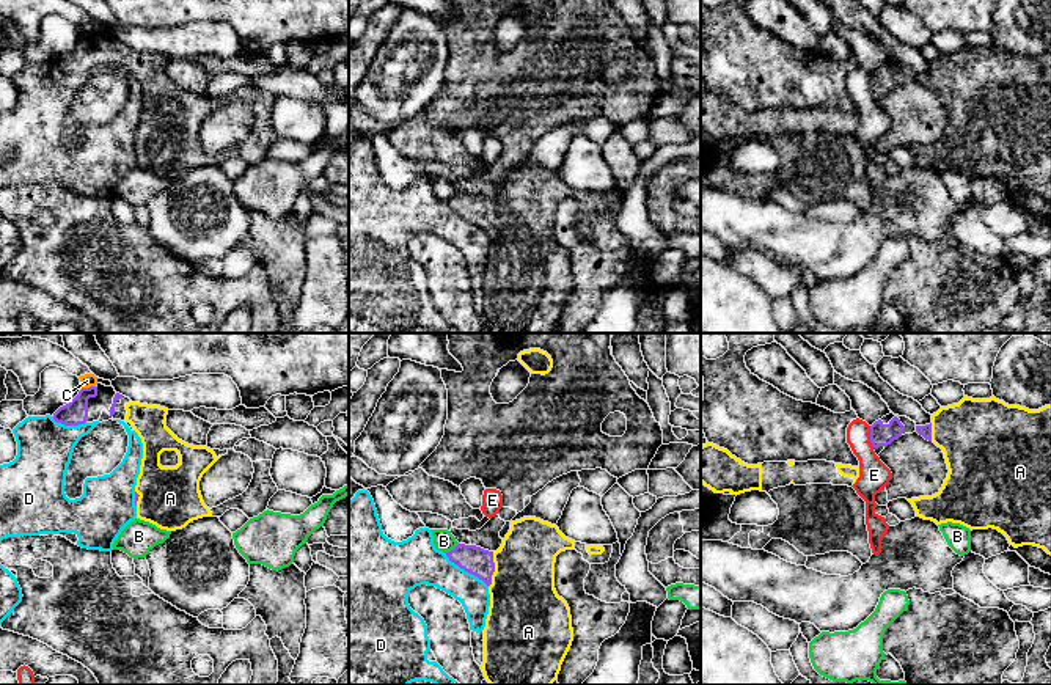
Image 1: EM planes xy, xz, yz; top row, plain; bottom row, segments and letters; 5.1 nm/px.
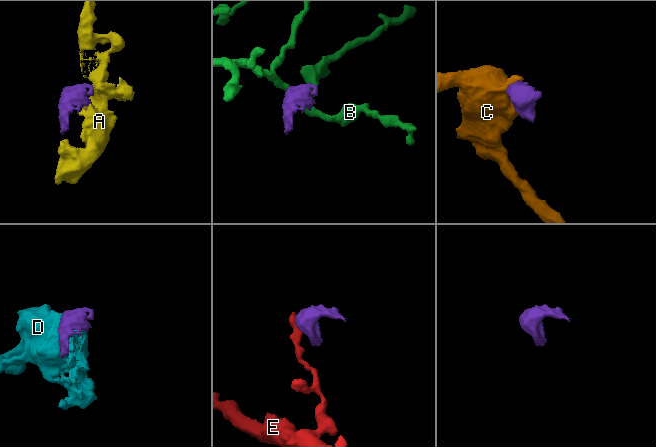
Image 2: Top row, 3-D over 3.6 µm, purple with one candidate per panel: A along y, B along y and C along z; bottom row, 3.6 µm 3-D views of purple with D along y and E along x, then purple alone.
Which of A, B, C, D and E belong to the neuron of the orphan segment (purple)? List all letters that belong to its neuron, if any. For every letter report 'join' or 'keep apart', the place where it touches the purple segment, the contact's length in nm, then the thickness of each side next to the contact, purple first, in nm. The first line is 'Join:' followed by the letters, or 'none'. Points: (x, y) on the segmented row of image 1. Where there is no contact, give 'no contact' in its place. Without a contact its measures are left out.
Join: A
A: join | xz (494, 569) | 190 nm | 140/360 nm
B: keep apart | xz (454, 549) | 90 nm | 140/110 nm
C: keep apart | xy (90, 387) | 70 nm | 120/70 nm
D: keep apart | xz (465, 571) | 280 nm | 140/220 nm
E: keep apart | yz (871, 437) | 110 nm | 110/160 nm

